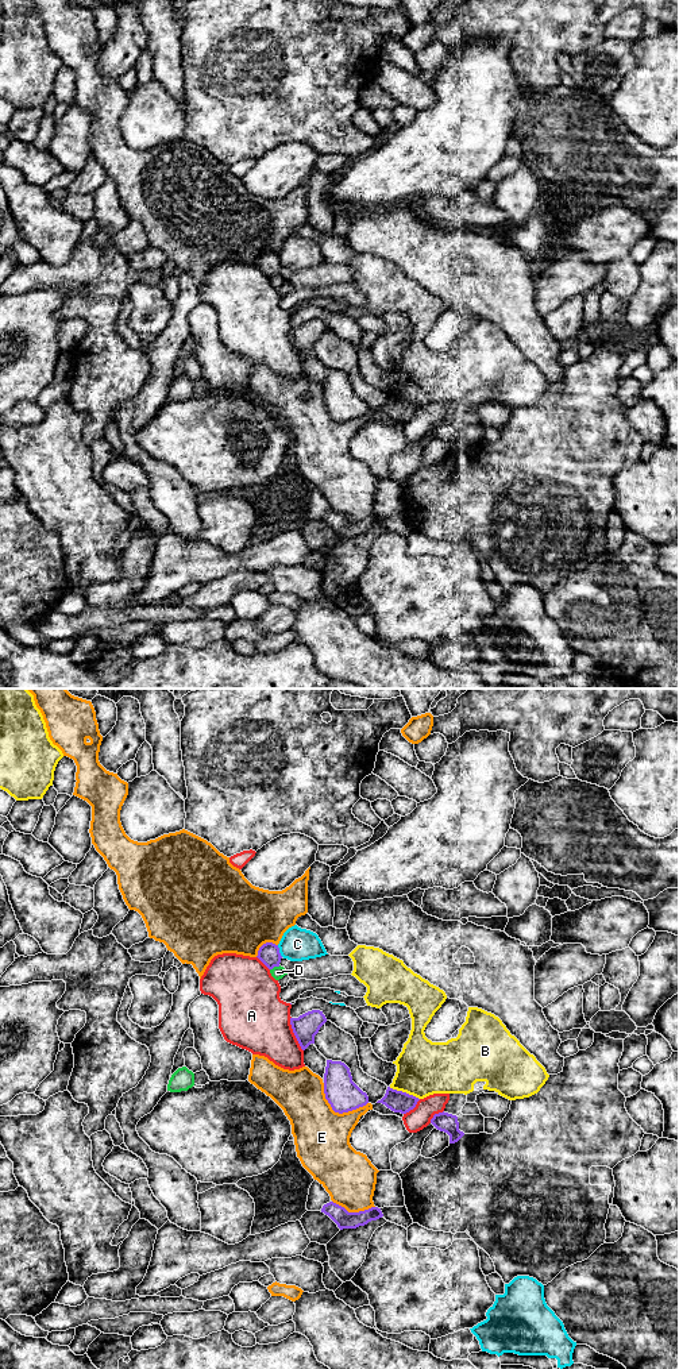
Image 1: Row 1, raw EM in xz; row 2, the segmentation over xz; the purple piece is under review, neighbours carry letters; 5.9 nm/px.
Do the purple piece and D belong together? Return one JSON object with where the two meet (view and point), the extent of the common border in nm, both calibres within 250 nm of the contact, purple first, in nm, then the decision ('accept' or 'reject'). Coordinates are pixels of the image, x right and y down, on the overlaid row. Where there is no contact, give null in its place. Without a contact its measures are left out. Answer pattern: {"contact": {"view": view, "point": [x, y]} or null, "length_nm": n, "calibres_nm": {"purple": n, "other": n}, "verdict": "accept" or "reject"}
{"contact": {"view": "xz", "point": [274, 965]}, "length_nm": 70, "calibres_nm": {"purple": 130, "other": 80}, "verdict": "reject"}

